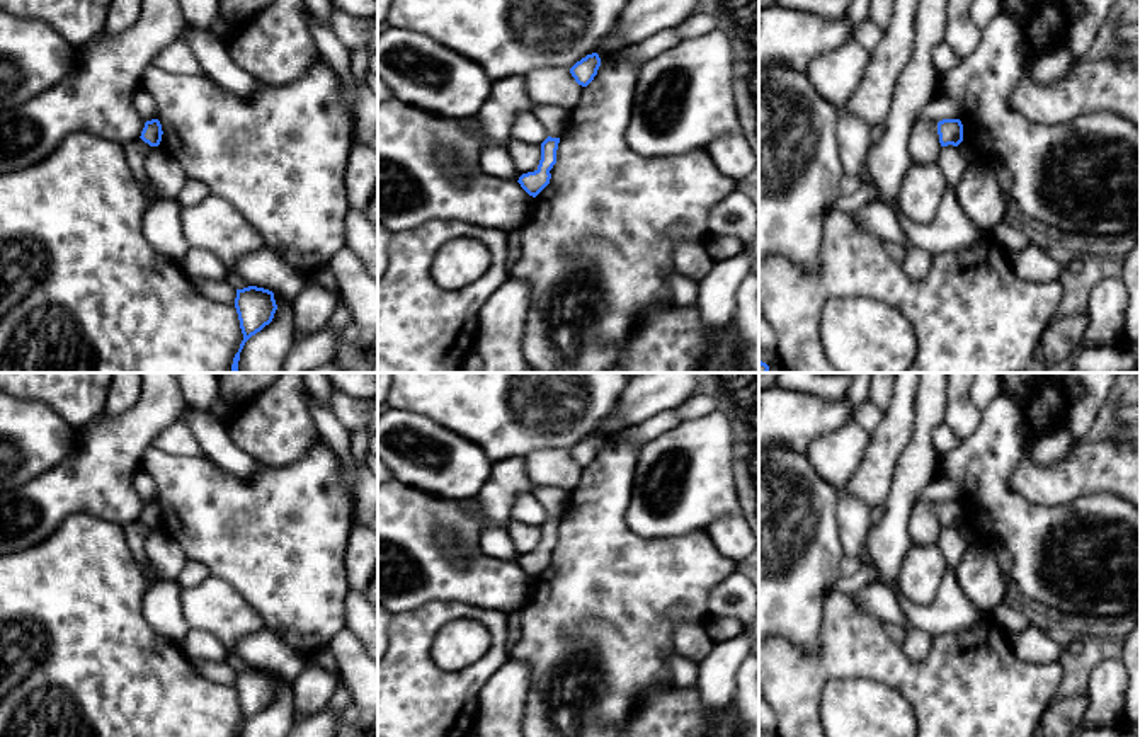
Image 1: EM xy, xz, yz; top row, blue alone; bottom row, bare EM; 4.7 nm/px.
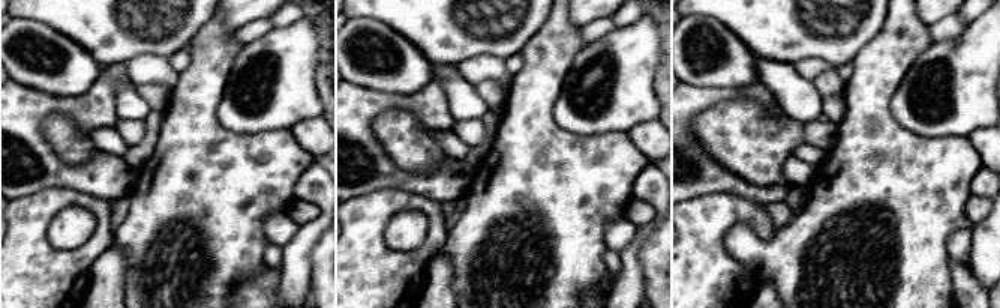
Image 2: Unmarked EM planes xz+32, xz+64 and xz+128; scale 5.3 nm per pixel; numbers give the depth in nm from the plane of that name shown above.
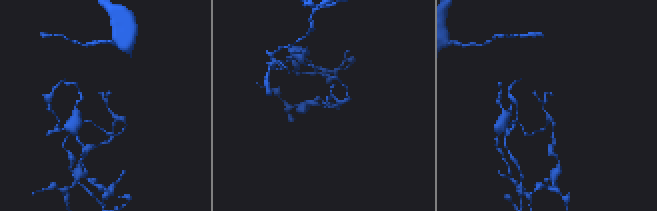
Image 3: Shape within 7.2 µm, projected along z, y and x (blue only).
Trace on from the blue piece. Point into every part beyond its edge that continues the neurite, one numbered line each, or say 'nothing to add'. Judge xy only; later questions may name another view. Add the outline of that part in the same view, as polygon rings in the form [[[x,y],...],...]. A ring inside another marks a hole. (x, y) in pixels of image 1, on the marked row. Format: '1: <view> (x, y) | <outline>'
nothing to add

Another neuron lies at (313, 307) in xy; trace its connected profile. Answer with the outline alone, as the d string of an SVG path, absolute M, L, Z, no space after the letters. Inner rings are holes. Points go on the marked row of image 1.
M310 276L301 293L291 301L294 330L313 335L332 318L339 293L316 284Z

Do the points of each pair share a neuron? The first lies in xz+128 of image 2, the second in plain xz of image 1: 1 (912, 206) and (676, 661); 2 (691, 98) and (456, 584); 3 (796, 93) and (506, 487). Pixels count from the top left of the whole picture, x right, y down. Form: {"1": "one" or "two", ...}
{"1": "two", "2": "one", "3": "two"}

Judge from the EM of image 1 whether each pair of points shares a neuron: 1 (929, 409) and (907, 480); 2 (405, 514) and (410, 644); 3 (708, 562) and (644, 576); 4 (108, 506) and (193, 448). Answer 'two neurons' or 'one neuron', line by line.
1: one neuron
2: two neurons
3: one neuron
4: two neurons

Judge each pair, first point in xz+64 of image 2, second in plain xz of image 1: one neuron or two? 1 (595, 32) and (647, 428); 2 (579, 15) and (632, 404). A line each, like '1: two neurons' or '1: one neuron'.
1: one neuron
2: one neuron

